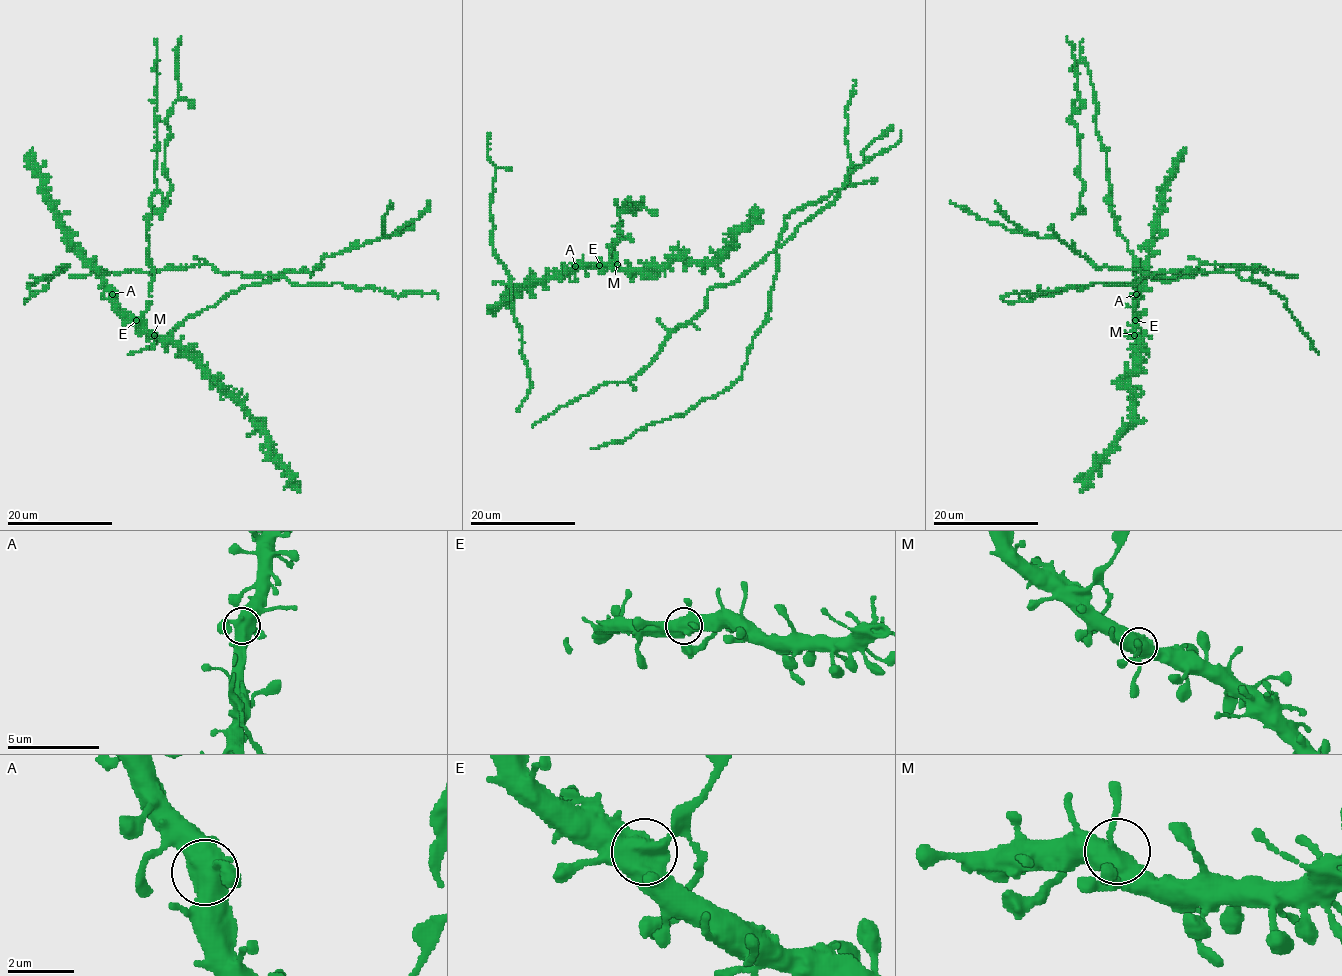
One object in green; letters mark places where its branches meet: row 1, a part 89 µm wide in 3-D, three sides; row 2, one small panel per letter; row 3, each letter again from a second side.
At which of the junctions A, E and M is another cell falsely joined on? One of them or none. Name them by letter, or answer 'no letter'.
E

